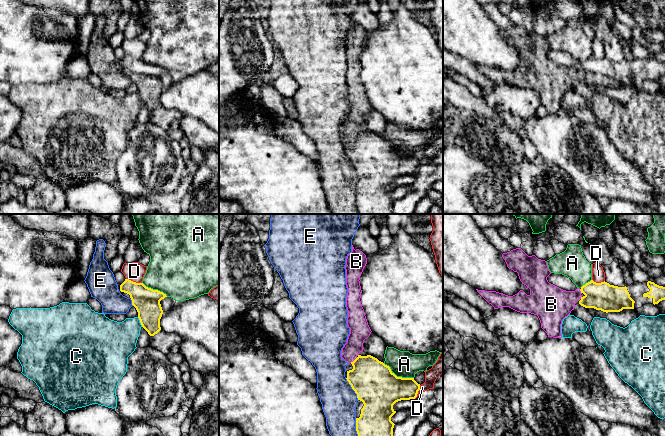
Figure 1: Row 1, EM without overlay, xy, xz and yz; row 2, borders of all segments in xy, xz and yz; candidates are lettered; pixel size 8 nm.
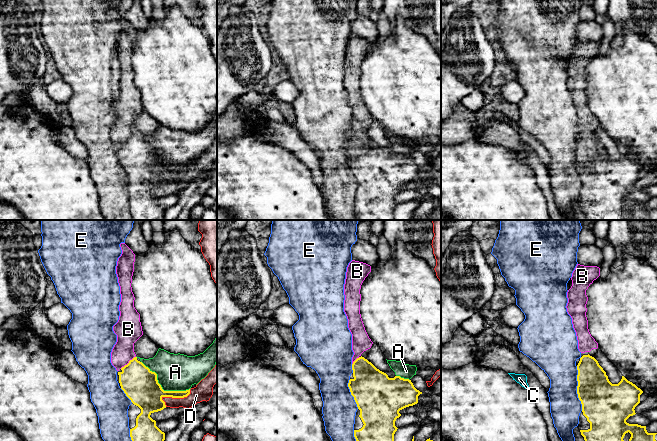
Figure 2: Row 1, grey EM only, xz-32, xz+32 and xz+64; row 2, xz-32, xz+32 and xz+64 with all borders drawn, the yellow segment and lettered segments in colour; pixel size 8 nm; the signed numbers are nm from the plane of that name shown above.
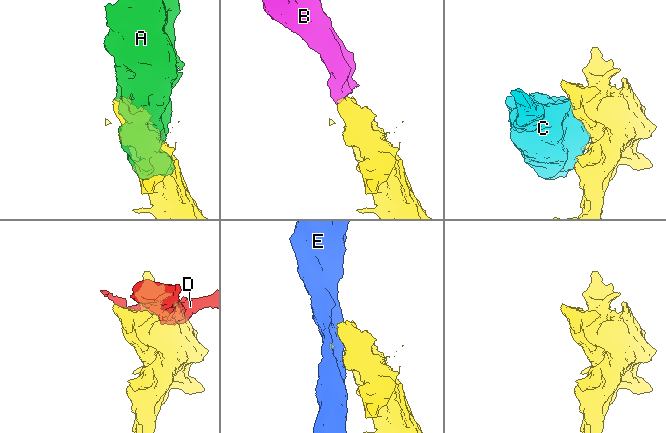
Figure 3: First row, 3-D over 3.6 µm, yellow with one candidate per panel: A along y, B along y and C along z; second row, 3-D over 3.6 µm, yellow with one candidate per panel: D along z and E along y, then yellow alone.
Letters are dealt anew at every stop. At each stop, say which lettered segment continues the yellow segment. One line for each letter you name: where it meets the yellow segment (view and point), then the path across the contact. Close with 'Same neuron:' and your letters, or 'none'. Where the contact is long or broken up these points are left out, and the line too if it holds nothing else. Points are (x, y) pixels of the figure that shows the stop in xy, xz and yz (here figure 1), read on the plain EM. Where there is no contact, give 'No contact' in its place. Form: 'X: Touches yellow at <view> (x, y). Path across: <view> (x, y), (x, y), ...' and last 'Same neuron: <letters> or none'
B: Touches yellow at xz (354, 136). Path across: xz (374, 159), (354, 136), (354, 118), (359, 106)
Same neuron: B

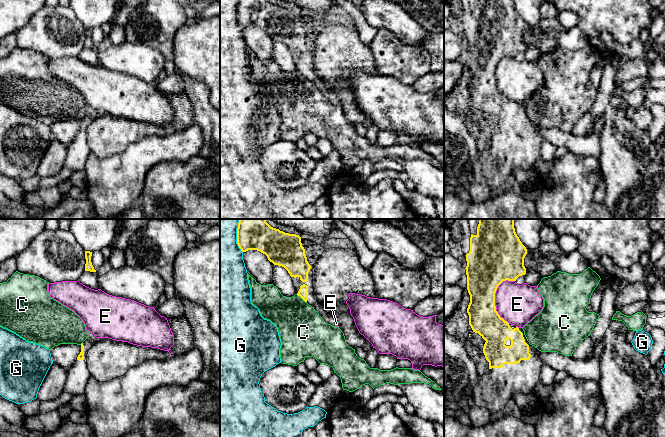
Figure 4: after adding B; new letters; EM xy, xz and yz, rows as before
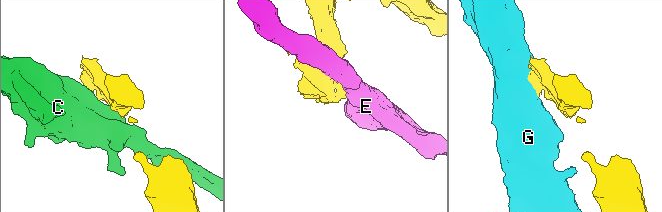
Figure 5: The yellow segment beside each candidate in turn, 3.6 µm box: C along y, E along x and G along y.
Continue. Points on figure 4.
Same neuron: none

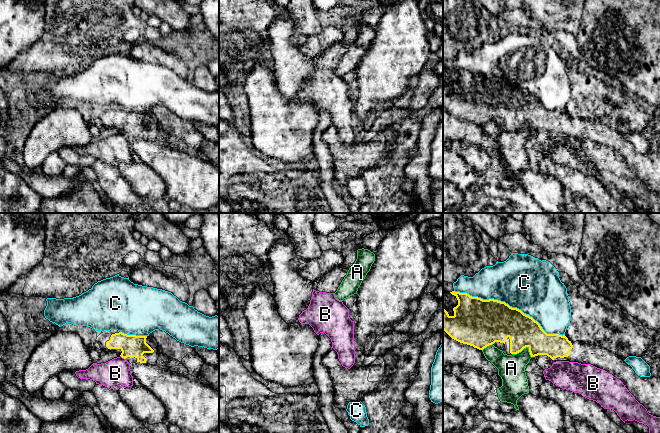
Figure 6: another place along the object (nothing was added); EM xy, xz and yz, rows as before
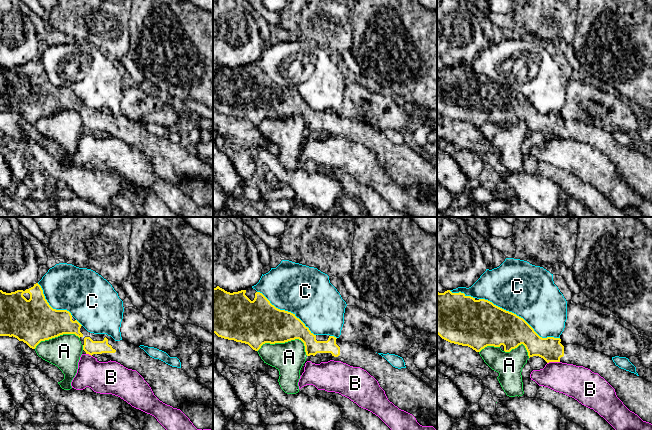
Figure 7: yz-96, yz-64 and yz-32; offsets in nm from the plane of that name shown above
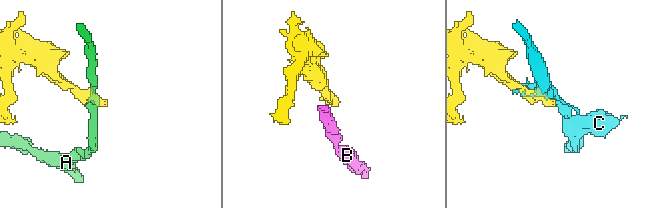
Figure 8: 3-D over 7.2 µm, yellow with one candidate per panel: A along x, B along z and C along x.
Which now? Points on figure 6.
Same neuron: none

